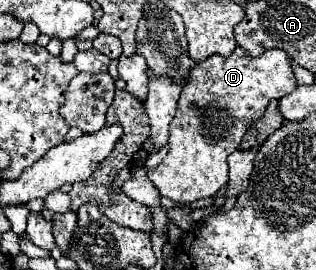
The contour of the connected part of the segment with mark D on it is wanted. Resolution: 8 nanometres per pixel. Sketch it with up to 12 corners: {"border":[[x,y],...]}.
{"border":[[268,49],[196,63],[148,171],[180,203],[228,183],[228,155],[272,99],[292,57]]}

